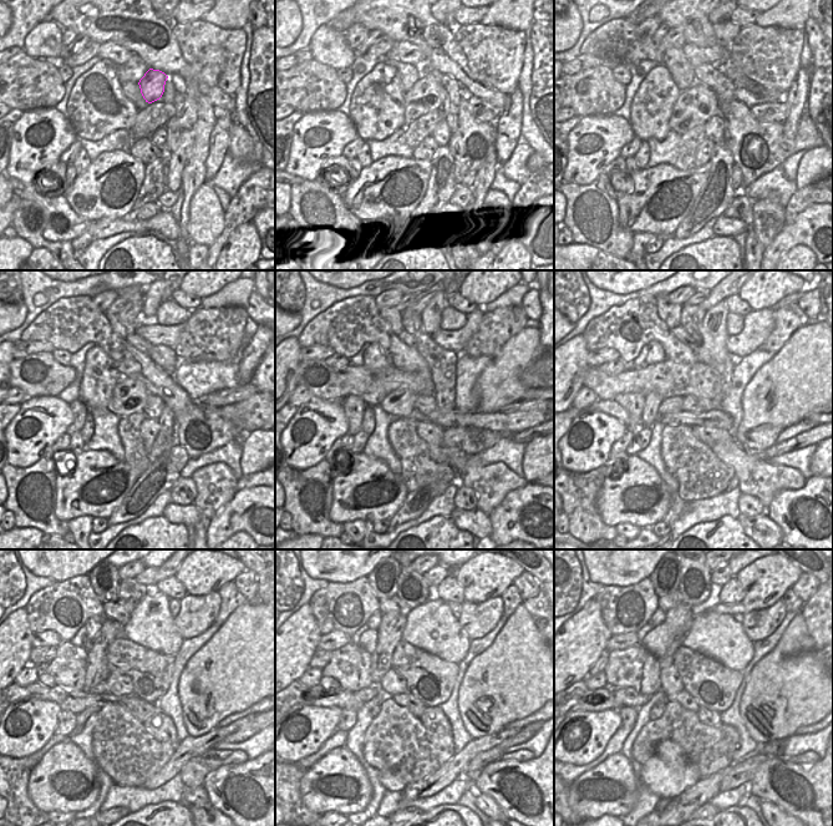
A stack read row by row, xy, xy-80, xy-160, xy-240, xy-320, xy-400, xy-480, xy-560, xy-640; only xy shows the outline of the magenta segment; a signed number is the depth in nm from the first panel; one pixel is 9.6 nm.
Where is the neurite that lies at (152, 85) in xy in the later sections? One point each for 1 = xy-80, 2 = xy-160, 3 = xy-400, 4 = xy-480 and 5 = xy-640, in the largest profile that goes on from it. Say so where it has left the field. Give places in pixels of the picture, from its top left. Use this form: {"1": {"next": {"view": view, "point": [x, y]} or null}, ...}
{"1": {"next": {"view": "xy-80", "point": [425, 95]}}, "2": {"next": {"view": "xy-160", "point": [695, 106]}}, "3": {"next": {"view": "xy-400", "point": [669, 405]}}, "4": {"next": {"view": "xy-480", "point": [101, 688]}}, "5": {"next": {"view": "xy-640", "point": [624, 697]}}}

